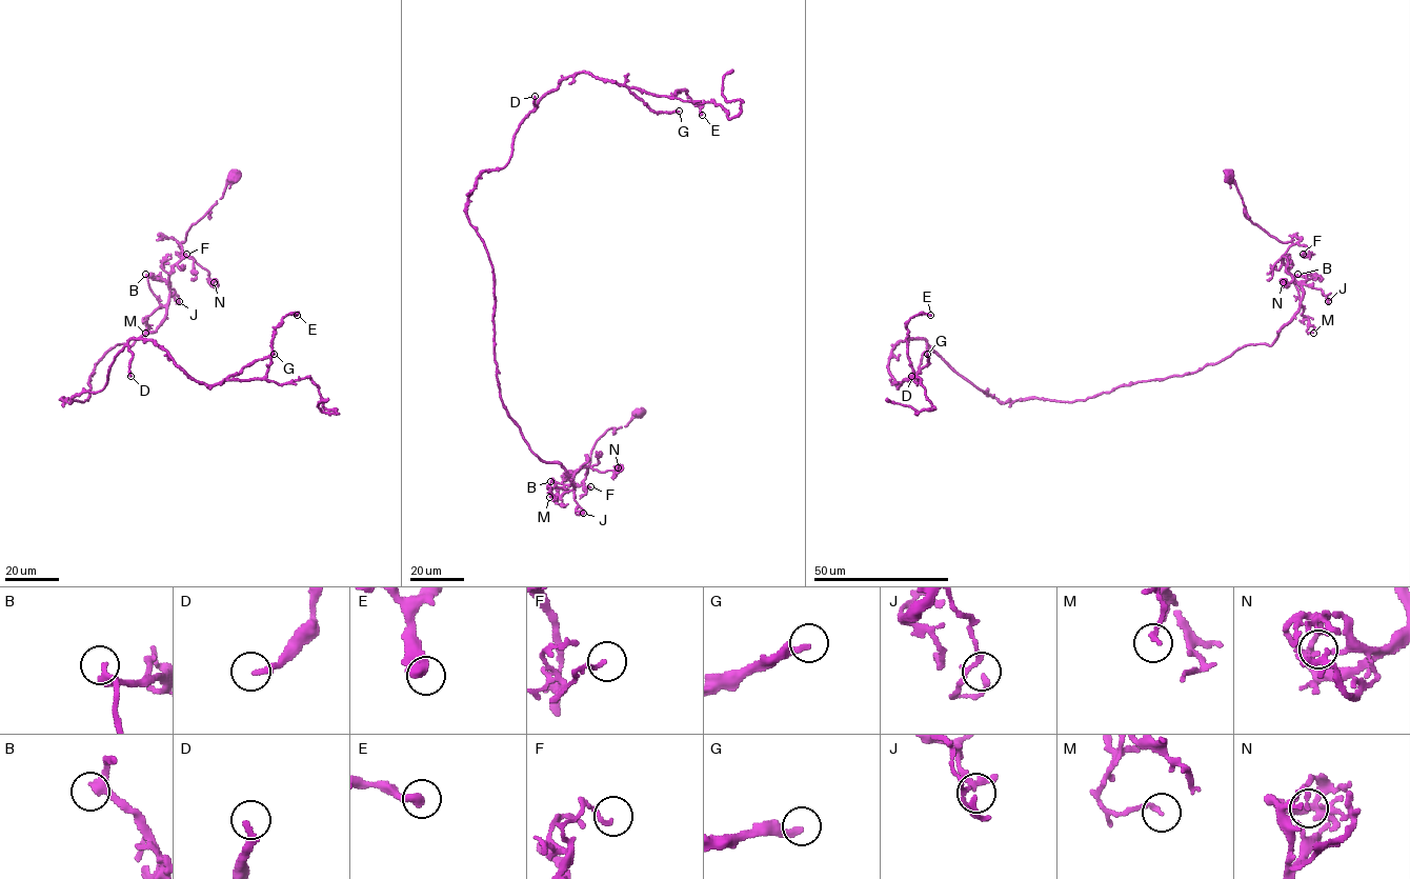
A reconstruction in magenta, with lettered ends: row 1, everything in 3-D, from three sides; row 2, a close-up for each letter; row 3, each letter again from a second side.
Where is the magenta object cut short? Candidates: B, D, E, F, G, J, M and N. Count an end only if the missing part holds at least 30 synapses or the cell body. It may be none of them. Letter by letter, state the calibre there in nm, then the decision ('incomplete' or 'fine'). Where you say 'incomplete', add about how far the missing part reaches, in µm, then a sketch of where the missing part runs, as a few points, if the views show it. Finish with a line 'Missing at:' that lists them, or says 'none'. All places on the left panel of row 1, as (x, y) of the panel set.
B: calibre 240 nm; fine
D: calibre 260 nm; fine
E: calibre 460 nm; fine
F: calibre 150 nm; fine
G: calibre 240 nm; incomplete; missing 40 µm; course (274, 354), (301, 356), (311, 340), (283, 316)
J: calibre 150 nm; fine
M: calibre 180 nm; fine
N: calibre 180 nm; fine
Missing at: G

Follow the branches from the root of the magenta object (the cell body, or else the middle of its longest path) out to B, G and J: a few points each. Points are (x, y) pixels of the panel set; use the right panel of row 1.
B: (1228, 178), (1245, 215), (1269, 235), (1292, 243), (1283, 257), (1290, 274), (1297, 282), (1321, 277), (1297, 274)
G: (1228, 178), (1292, 243), (1303, 299), (1271, 345), (1070, 402), (999, 402), (921, 339), (887, 371), (927, 354)
J: (1228, 178), (1245, 215), (1269, 235), (1292, 243), (1283, 257), (1290, 274), (1320, 288), (1328, 301)

